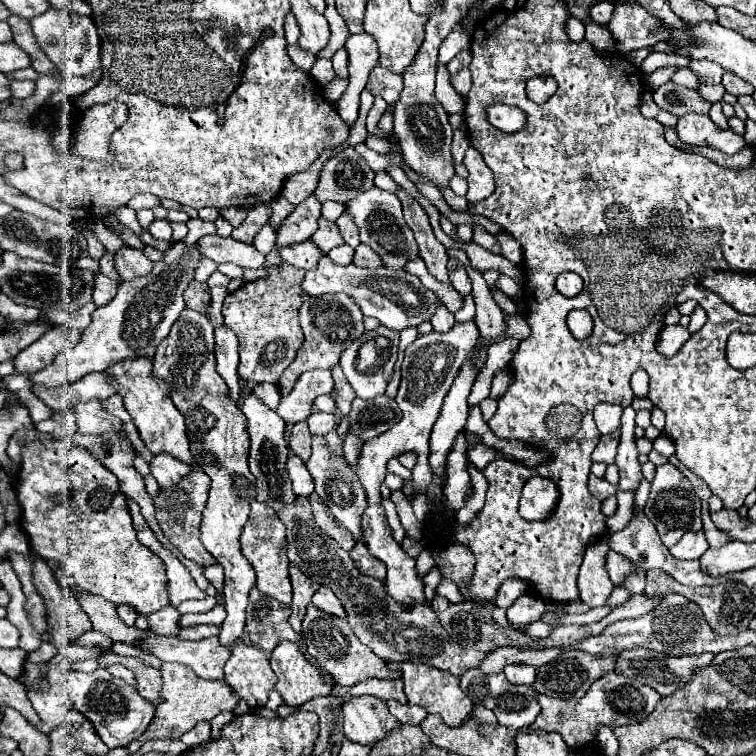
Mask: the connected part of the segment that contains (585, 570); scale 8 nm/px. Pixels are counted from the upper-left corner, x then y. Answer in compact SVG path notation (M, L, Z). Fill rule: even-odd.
M598 540L590 544L590 548L584 554L584 562L578 574L578 586L580 586L580 600L590 608L604 606L614 590L614 584L606 570L608 550L610 548L606 540Z

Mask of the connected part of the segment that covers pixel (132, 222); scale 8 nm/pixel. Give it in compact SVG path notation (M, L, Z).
M118 206L118 208L114 210L114 216L116 216L116 218L118 218L118 222L122 222L126 228L130 228L130 230L132 230L132 232L136 232L136 234L140 234L142 226L138 224L136 214L134 214L134 210L132 210L132 208L128 208L128 206Z

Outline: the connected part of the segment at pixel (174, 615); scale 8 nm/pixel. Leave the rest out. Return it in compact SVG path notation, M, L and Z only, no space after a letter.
M166 606L164 610L158 610L154 614L146 616L150 622L150 630L154 634L164 634L164 636L174 636L178 632L178 618L180 612L174 606Z

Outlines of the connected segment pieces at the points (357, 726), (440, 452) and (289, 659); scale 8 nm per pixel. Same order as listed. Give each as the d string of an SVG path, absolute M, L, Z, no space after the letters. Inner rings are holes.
M372 696L353 697L342 706L344 716L344 736L352 742L368 744L388 734L392 726L398 726L396 718L386 708L384 700Z
M470 358L464 362L464 370L460 370L460 378L452 384L450 392L444 398L440 416L432 428L430 434L430 466L436 470L436 474L444 474L446 466L446 454L450 452L456 434L460 428L464 428L468 418L468 394L472 390L472 384L476 380L476 368L472 366Z
M280 642L274 648L270 666L278 676L274 690L280 692L286 706L298 708L316 696L328 696L332 692L332 686L322 680L320 672L292 642Z

